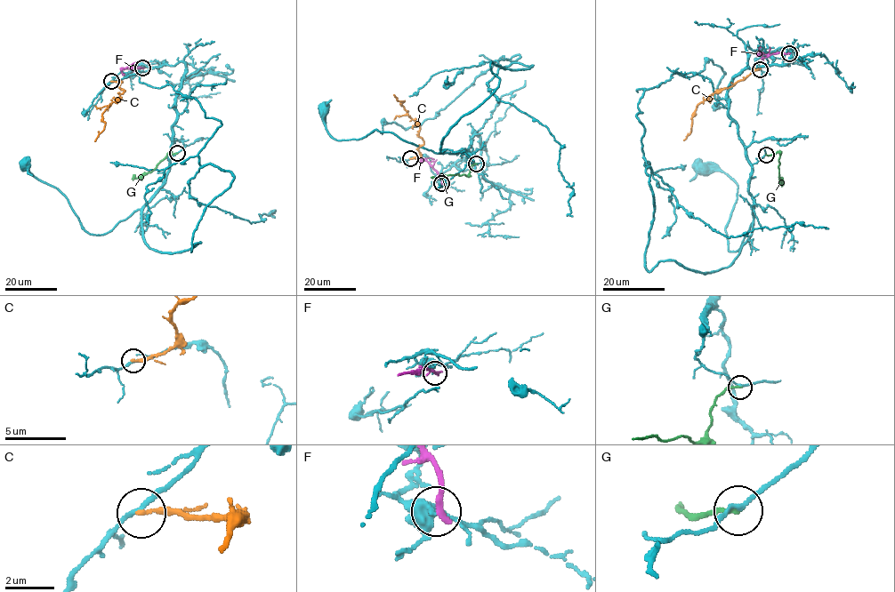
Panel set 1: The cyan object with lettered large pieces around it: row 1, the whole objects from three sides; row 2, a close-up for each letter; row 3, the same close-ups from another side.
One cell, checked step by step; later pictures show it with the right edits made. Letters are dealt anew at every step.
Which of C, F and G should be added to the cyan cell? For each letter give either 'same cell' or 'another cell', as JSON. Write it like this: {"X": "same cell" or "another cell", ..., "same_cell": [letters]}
{"C": "another cell", "F": "another cell", "G": "another cell", "same_cell": []}

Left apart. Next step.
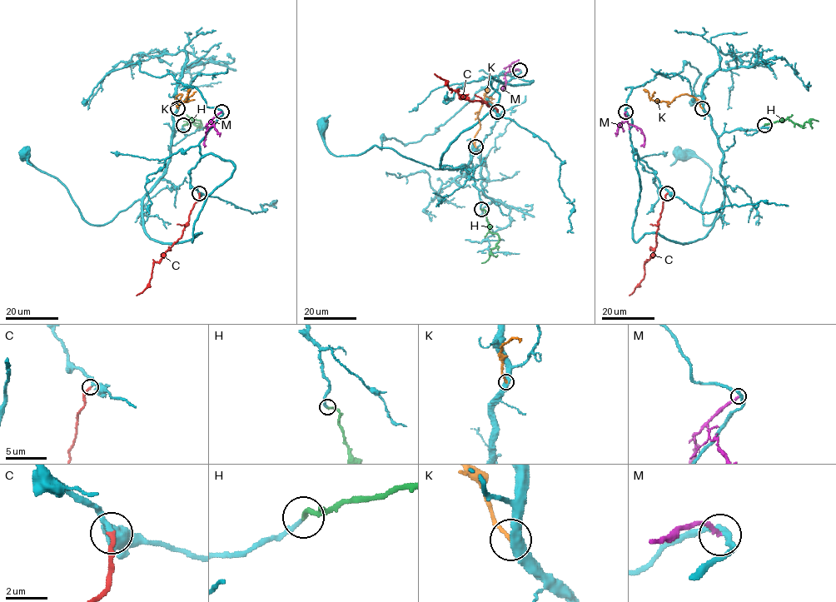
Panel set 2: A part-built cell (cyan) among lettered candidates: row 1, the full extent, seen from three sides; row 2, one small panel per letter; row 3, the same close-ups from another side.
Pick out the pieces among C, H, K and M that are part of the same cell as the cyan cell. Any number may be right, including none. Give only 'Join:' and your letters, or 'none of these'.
Join: C, H

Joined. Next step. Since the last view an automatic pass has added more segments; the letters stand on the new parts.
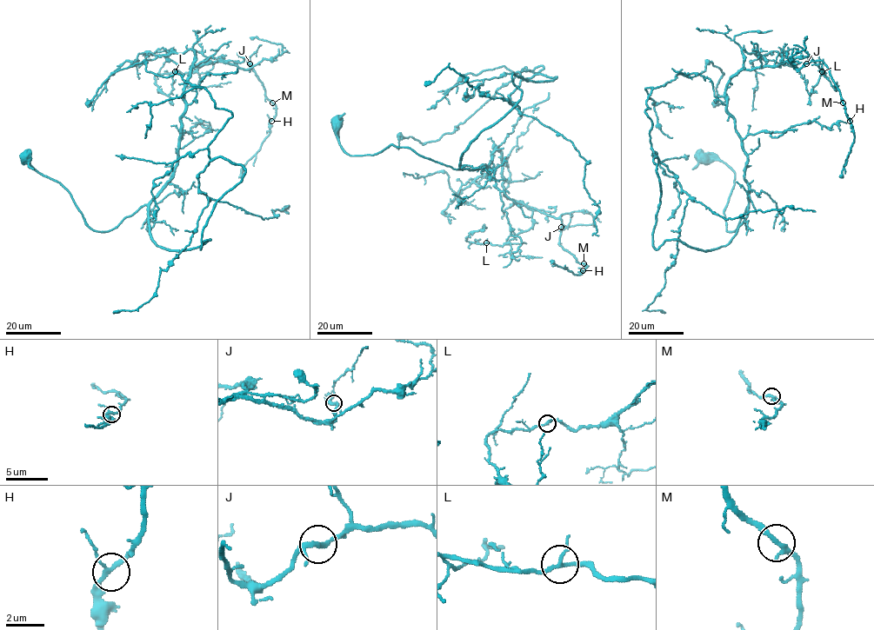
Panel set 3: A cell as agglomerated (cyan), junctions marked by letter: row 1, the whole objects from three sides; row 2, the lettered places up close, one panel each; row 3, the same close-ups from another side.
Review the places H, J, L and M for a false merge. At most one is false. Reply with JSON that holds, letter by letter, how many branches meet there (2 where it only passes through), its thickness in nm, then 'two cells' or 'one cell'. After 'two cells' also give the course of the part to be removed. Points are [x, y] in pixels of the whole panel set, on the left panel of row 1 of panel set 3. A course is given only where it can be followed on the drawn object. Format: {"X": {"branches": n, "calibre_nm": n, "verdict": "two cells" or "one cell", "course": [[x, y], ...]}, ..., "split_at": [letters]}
{"H": {"branches": 3, "calibre_nm": 200, "verdict": "one cell"}, "J": {"branches": 3, "calibre_nm": 190, "verdict": "one cell"}, "L": {"branches": 3, "calibre_nm": 180, "verdict": "one cell"}, "M": {"branches": 3, "calibre_nm": 200, "verdict": "one cell"}, "split_at": []}

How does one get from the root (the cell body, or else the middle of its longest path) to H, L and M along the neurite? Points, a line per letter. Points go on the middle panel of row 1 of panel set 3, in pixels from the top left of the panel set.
H: (336, 123), (351, 155), (393, 145), (475, 169), (496, 146), (503, 193), (560, 219), (559, 244), (583, 270)
L: (336, 123), (351, 155), (393, 145), (475, 169), (496, 146), (503, 193), (532, 225), (486, 242)
M: (336, 123), (351, 155), (393, 145), (475, 169), (496, 146), (503, 193), (560, 219), (559, 244), (583, 263)

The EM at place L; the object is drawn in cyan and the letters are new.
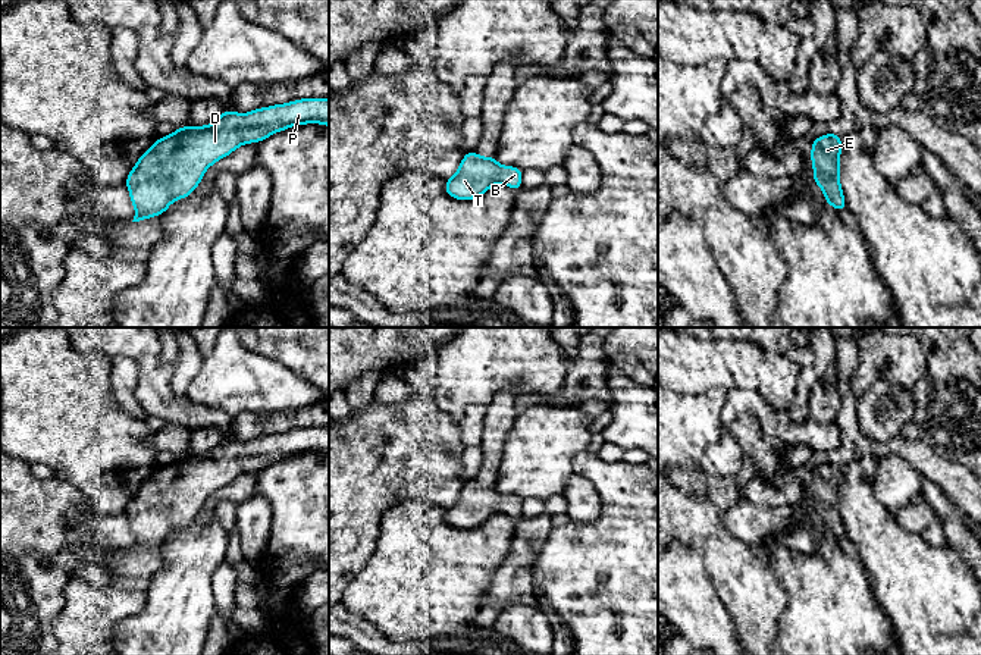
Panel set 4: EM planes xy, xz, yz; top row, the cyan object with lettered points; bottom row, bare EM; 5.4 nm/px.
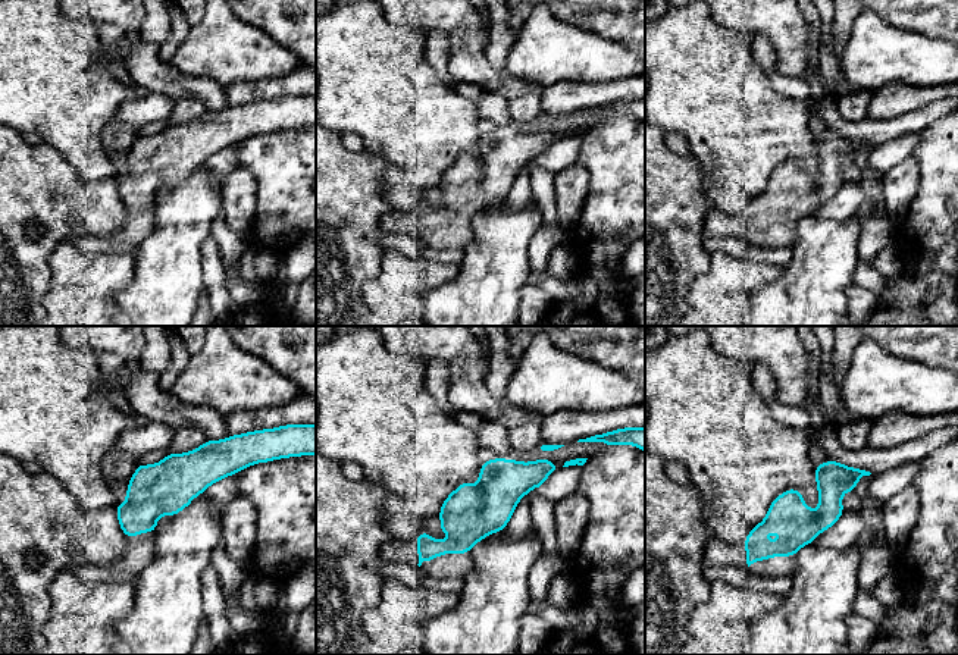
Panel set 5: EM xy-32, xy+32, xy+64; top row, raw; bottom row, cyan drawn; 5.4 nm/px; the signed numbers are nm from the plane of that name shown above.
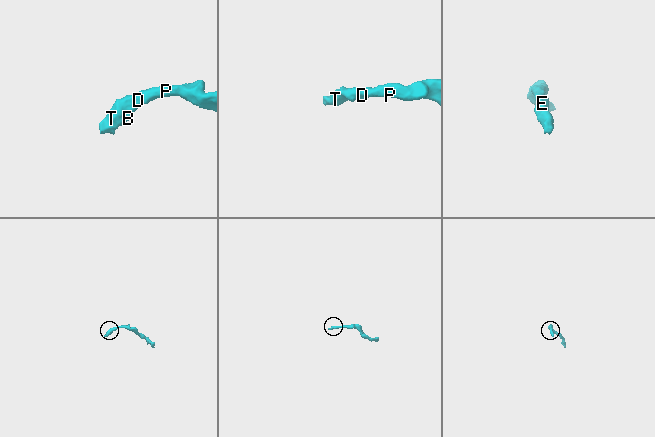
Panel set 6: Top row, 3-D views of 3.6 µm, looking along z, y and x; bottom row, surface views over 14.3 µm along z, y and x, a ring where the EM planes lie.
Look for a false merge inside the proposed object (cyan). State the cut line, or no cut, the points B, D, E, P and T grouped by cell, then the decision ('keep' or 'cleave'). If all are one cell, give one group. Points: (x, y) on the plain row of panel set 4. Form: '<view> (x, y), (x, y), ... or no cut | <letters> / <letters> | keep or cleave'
no cut | B D E P T | keep

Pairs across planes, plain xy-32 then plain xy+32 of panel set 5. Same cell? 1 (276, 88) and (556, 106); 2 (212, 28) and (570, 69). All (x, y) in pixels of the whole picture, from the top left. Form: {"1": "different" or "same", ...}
{"1": "same", "2": "same"}

